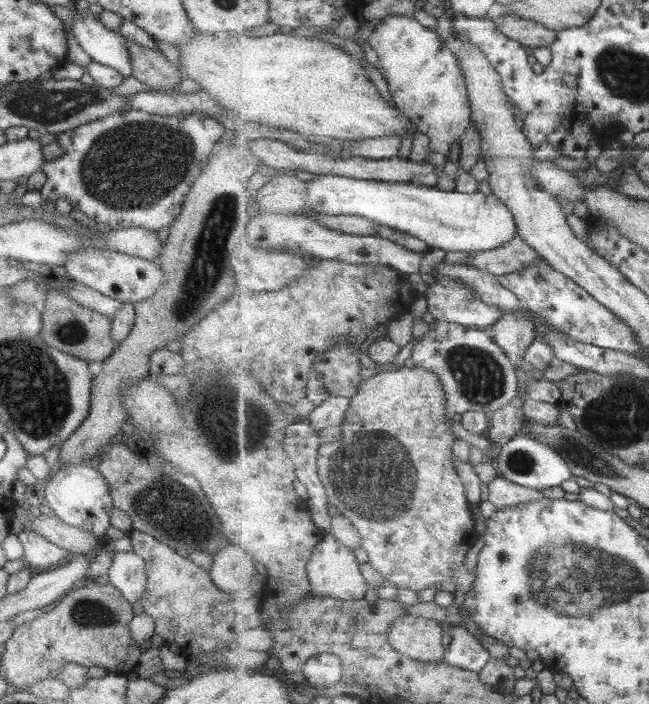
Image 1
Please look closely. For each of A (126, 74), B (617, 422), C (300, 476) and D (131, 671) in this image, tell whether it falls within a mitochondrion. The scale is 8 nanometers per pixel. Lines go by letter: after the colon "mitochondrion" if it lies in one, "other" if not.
A: other
B: mitochondrion
C: other
D: other

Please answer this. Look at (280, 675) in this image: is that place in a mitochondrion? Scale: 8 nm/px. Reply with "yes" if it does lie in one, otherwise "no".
no

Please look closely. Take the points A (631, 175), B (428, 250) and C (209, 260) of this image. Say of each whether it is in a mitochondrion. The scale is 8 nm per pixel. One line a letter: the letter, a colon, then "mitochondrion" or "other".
A: other
B: other
C: mitochondrion

